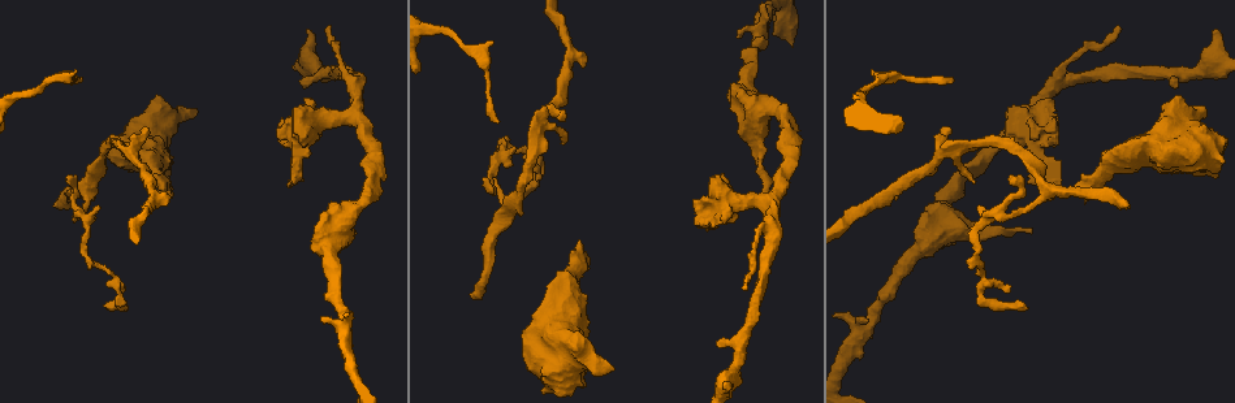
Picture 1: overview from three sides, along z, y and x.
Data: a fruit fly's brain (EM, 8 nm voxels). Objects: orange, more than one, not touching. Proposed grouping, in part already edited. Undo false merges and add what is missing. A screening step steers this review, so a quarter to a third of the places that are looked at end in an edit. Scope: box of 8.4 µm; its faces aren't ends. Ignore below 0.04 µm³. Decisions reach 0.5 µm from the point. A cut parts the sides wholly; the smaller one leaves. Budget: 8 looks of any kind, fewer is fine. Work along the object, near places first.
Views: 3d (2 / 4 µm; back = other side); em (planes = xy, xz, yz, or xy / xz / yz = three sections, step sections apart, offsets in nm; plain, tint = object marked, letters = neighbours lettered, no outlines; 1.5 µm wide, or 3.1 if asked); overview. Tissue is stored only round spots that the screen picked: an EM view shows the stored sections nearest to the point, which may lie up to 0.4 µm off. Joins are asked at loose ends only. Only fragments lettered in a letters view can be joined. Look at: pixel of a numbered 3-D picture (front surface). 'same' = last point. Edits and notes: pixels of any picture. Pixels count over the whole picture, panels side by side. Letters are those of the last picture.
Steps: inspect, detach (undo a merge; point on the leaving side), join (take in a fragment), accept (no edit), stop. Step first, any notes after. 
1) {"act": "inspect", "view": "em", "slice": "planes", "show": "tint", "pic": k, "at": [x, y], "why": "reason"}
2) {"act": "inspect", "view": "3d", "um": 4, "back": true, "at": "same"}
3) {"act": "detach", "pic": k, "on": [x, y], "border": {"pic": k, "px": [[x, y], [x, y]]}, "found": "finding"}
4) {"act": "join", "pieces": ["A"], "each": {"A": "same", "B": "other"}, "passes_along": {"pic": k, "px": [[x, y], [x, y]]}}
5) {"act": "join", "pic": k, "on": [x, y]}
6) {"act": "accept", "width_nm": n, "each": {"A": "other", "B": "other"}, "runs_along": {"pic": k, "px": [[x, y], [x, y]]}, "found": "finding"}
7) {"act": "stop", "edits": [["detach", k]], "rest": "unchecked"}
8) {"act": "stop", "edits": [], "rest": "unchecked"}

{"act": "inspect", "view": "3d", "um": 4, "pic": 1, "at": [492, 176], "why": "thin neck"}

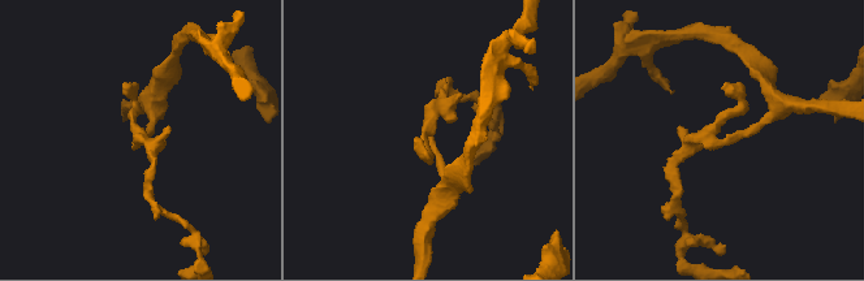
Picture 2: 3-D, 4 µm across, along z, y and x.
{"act": "inspect", "view": "em", "slice": "planes", "show": "letters", "pic": 2, "at": [722, 140], "why": "need the tissue"}

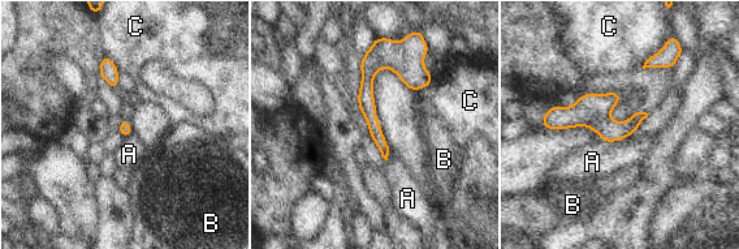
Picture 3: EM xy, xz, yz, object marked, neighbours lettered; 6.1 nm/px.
{"act": "accept", "each": {"A": "other", "B": "other", "C": "other"}, "found": "one neuron here"}

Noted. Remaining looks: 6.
{"act": "inspect", "view": "3d", "um": 2, "back": true, "pic": 1, "at": [55, 203], "why": "branch stops here"}

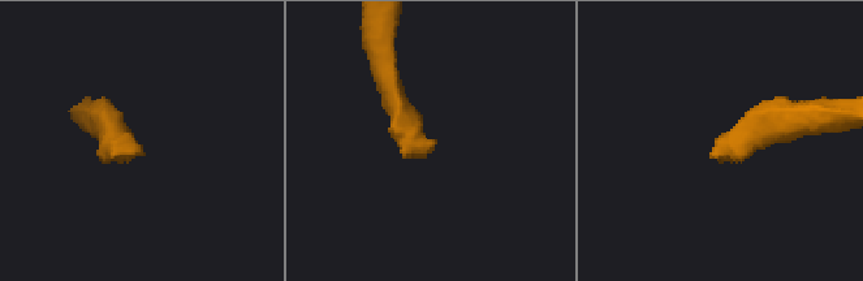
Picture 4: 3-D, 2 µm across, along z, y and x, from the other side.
{"act": "inspect", "view": "em", "slice": "planes", "show": "letters", "pic": 4, "at": [728, 150], "why": "shape alone is not enough"}

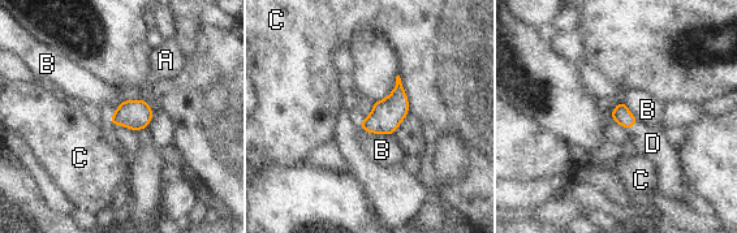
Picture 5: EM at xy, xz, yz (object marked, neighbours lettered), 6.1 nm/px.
{"act": "join", "pieces": ["D"], "width_nm": 120, "each": {"A": "other", "B": "other", "C": "other", "D": "same"}, "passes_along": {"pic": 5, "px": [[621, 115], [633, 125], [653, 143]]}, "found": "the neuron continues"}

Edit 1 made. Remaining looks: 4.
{"act": "inspect", "view": "3d", "um": 2, "pic": 1, "at": [163, 189], "why": "an open end"}

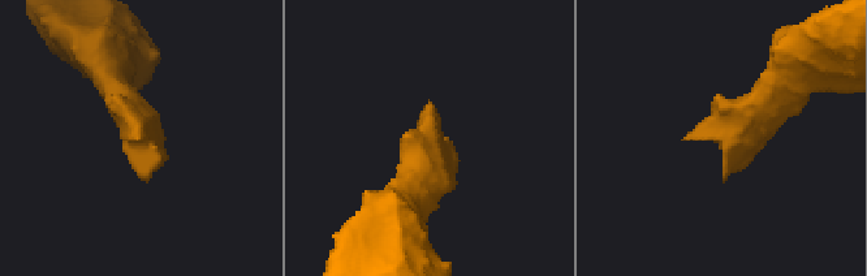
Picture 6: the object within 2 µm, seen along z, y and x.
{"act": "inspect", "view": "em", "slice": "xz", "step": 8, "show": "tint", "pic": 6, "at": [683, 138], "why": "need the tissue"}

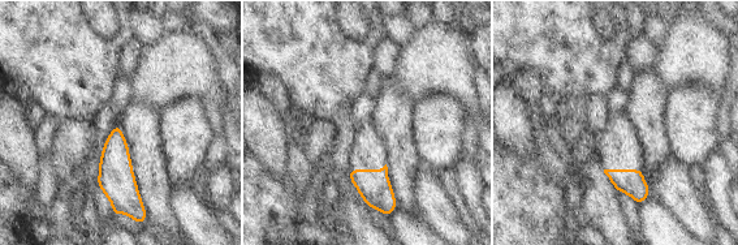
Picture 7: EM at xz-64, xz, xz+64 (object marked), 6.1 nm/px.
{"act": "inspect", "view": "em", "slice": "planes", "show": "letters", "at": "same"}

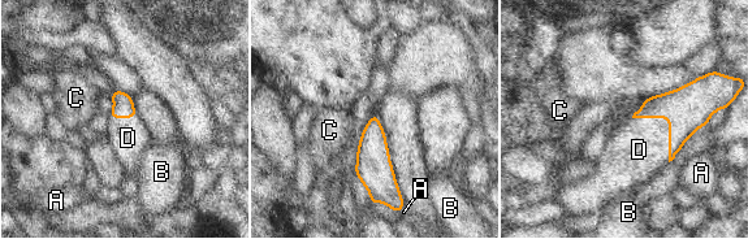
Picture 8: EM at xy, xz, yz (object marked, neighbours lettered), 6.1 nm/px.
{"act": "join", "pieces": ["D"], "longest_contact_nm": ["D", 360], "each": {"A": "other", "B": "other", "C": "other", "D": "same"}, "passes_along": {"pic": 8, "px": [[688, 108], [669, 124], [639, 150]]}, "found": "it goes on there"}

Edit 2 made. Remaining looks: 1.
{"act": "stop", "edits": [["join", 5], ["join", 8]], "rest": "unchecked"}

